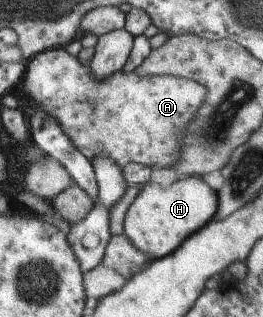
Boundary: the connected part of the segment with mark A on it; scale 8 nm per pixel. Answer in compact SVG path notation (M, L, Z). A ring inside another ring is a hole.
M55 48L37 54L25 70L26 78L23 80L23 90L31 106L31 111L40 110L58 118L60 128L70 138L72 144L89 158L112 159L118 166L124 168L130 162L142 164L162 170L174 167L180 162L182 156L182 140L192 120L198 116L202 104L206 102L208 88L196 80L178 78L178 76L148 76L142 78L136 72L116 72L110 78L96 80L91 70L91 60L84 66L78 58L70 54L66 48ZM92 76L92 88L86 86L86 78Z

